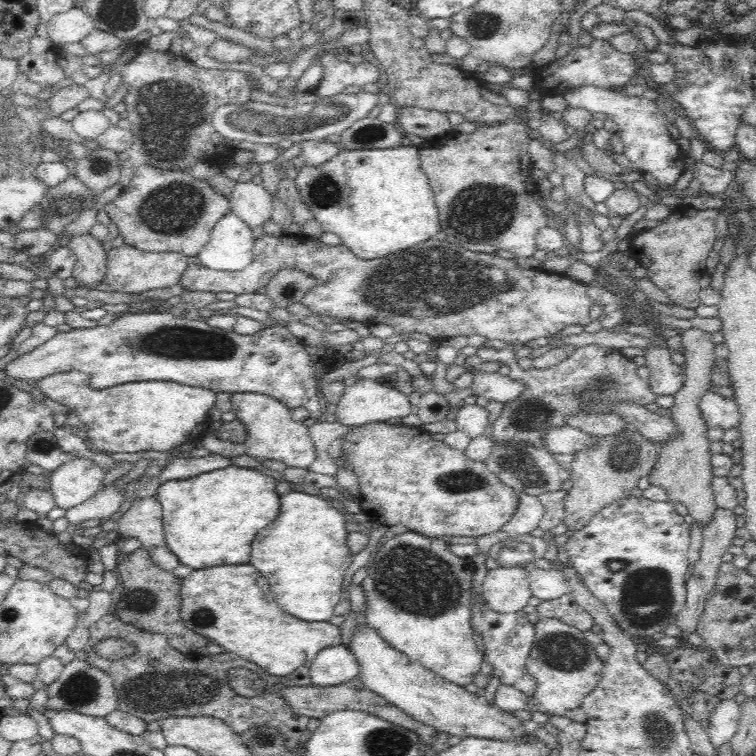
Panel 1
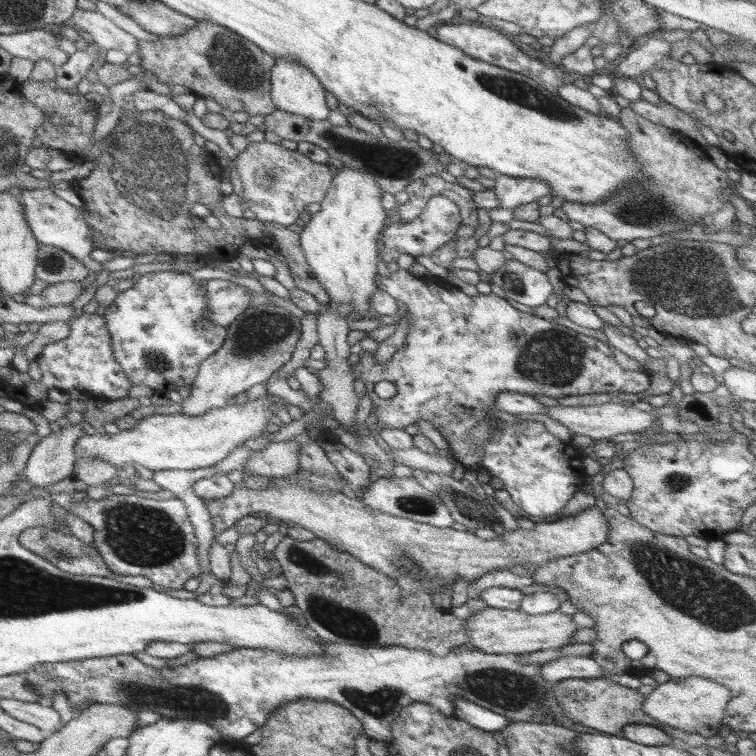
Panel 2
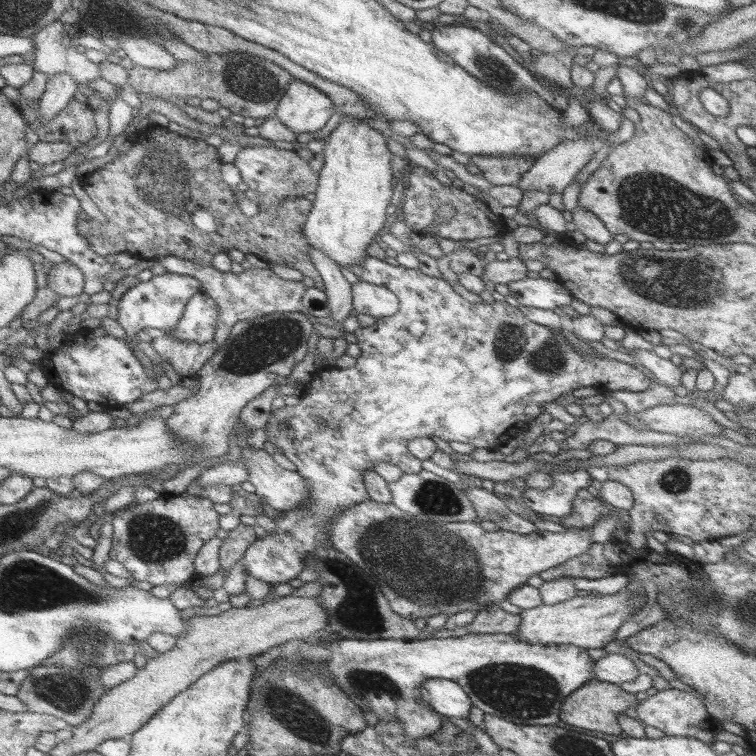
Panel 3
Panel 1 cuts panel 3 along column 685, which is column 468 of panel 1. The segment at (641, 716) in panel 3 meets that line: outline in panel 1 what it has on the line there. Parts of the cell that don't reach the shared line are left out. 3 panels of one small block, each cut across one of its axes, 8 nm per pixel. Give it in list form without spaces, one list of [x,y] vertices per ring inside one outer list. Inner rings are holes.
[[[366,621],[356,625],[346,647],[357,660],[363,688],[384,698],[416,722],[434,729],[437,734],[446,732],[449,736],[462,739],[480,737],[500,740],[528,735],[522,728],[522,722],[513,718],[512,713],[498,709],[484,697],[469,693],[465,687],[438,676],[421,664],[414,664]]]

